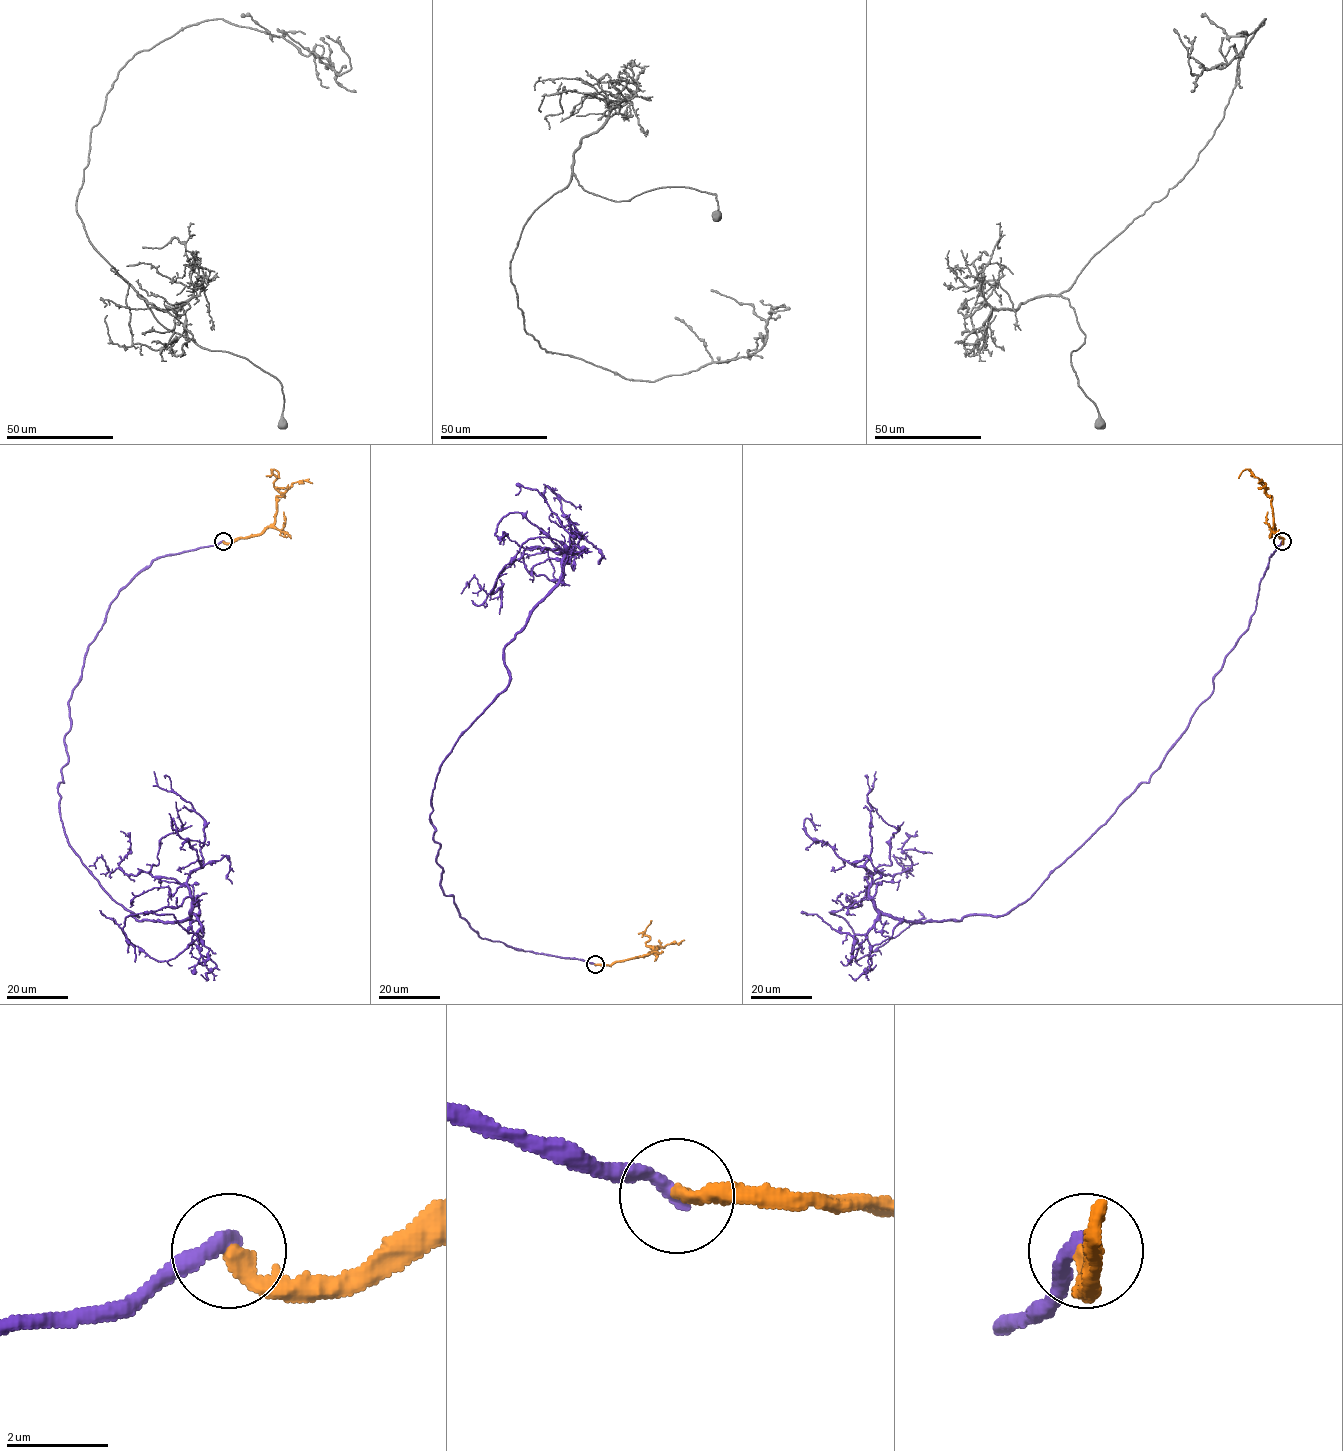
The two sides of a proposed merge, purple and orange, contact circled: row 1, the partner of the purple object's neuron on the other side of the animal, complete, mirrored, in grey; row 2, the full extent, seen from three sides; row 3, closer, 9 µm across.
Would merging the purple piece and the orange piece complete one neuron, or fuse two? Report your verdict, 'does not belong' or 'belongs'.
does not belong

